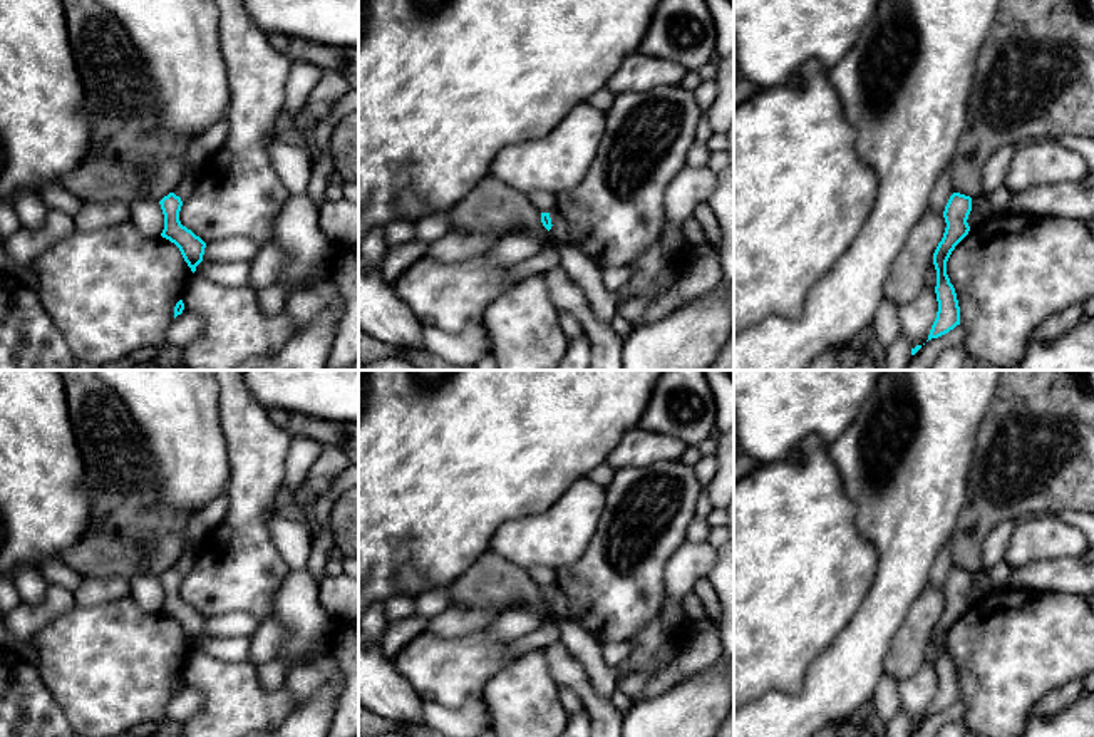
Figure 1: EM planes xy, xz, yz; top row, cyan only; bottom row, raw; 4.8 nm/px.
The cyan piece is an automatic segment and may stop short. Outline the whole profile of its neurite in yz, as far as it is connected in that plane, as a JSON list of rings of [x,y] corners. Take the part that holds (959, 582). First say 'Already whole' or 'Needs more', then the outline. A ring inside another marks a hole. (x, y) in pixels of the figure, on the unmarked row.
Already whole. [[[953,568],[945,581],[943,593],[947,598],[942,616],[933,628],[933,640],[937,645],[937,677],[938,687],[931,700],[928,715],[938,714],[957,700],[960,700],[960,682],[957,668],[947,650],[947,636],[955,621],[968,610],[970,601],[967,598],[972,586],[972,573]]]

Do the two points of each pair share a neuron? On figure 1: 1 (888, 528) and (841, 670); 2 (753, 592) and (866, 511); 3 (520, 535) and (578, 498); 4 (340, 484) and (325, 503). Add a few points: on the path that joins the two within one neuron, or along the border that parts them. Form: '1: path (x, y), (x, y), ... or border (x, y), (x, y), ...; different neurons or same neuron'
1: path (890, 563), (890, 598), (868, 635); same neuron
2: border (841, 483), (853, 505), (855, 528), (877, 553); different neurons
3: path (535, 535), (541, 535), (563, 513); same neuron
4: path (337, 489), (329, 498); same neuron

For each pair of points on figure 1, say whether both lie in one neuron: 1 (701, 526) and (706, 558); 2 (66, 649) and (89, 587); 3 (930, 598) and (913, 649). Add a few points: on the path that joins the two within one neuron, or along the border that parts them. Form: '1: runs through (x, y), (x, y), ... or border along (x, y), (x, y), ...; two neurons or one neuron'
1: border along (686, 538), (706, 541); two neurons
2: border along (121, 597), (111, 602), (76, 605); two neurons
3: runs through (925, 610), (913, 637); one neuron

